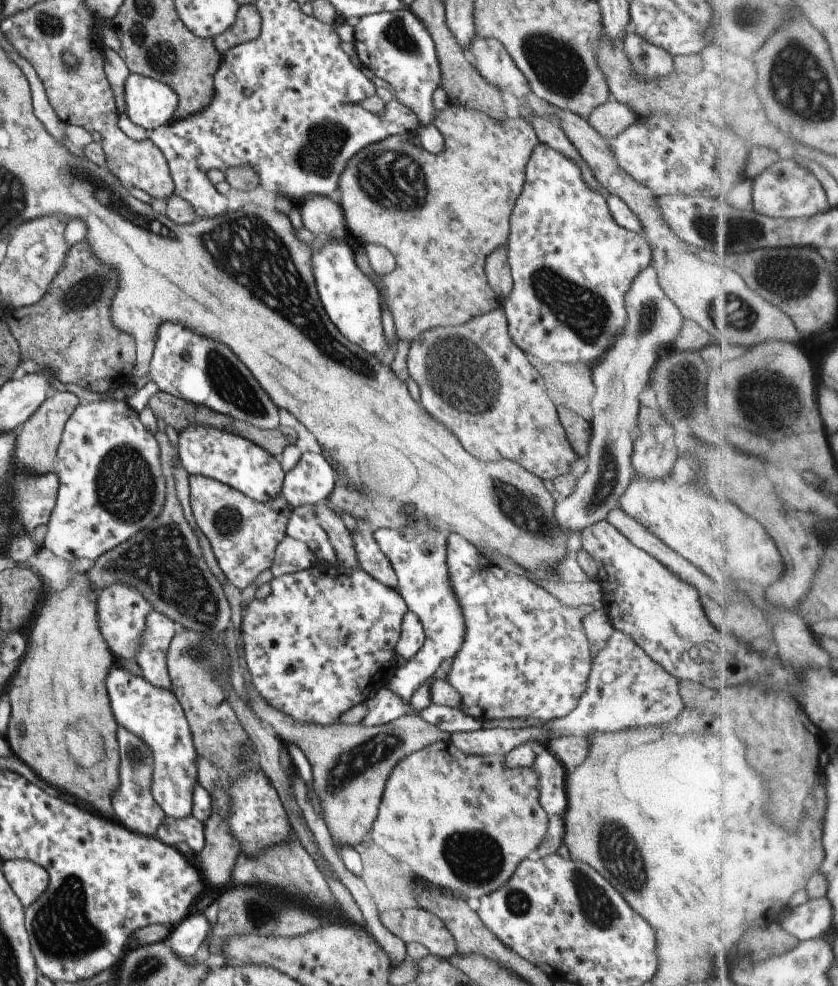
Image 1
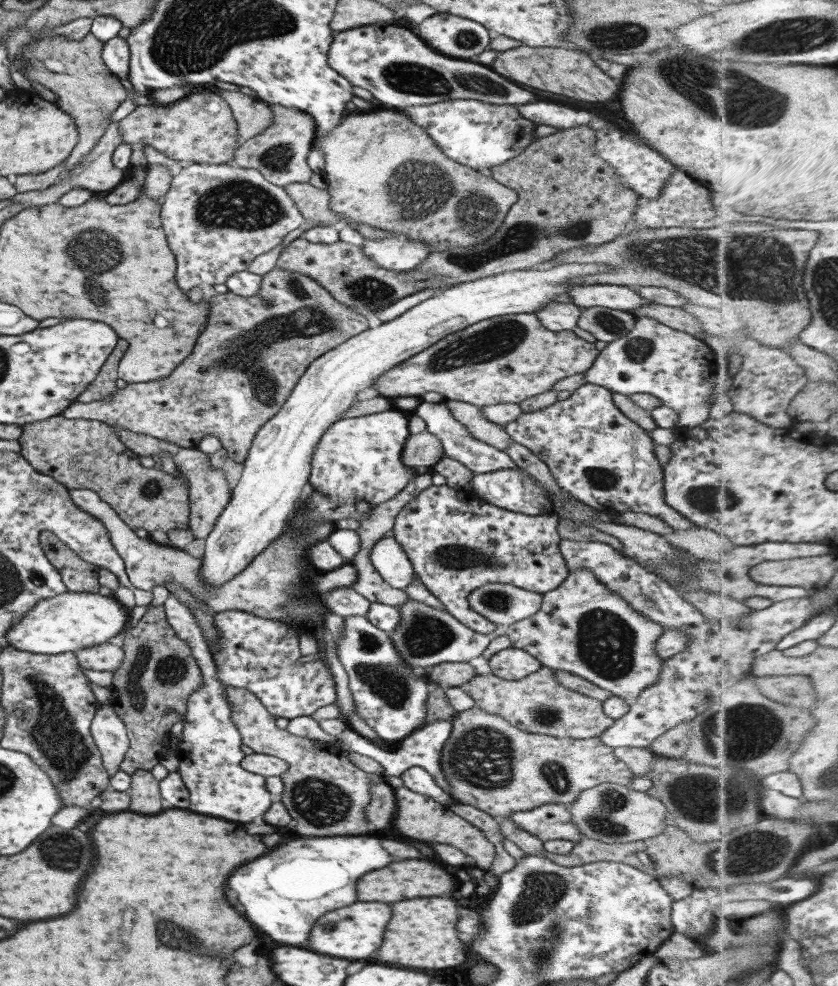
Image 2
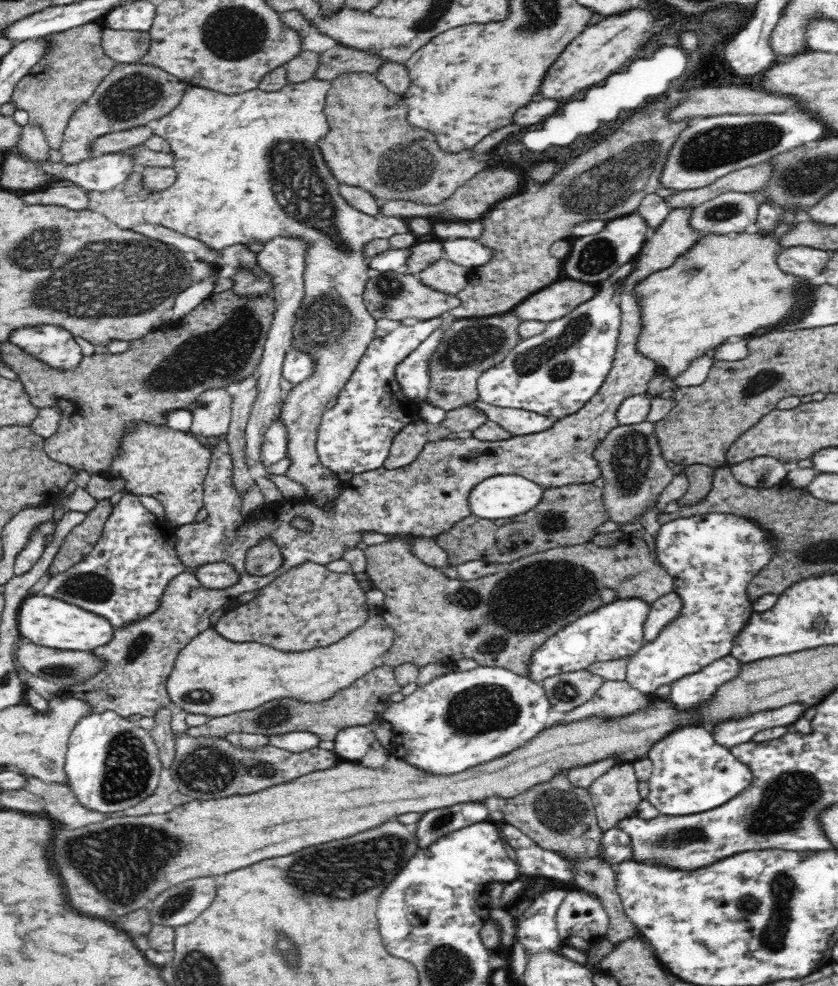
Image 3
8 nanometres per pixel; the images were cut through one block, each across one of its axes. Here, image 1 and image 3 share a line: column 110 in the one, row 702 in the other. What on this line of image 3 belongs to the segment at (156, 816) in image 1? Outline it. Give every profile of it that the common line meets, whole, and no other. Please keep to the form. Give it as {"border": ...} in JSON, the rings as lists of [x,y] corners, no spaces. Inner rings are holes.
{"border":[[[792,702],[786,707],[758,710],[736,718],[724,718],[711,726],[710,735],[720,747],[732,750],[736,746],[754,741],[753,736],[763,730],[777,726],[792,727],[802,718],[808,707],[810,704],[805,702]]]}

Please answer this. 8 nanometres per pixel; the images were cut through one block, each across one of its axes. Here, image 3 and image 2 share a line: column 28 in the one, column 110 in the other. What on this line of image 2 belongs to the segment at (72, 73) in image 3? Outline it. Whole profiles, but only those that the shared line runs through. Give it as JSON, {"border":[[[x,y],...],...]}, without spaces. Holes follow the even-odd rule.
{"border":[[[89,32],[79,40],[54,36],[31,41],[27,43],[26,50],[20,54],[20,57],[26,60],[23,77],[29,82],[37,81],[49,89],[55,95],[56,105],[65,114],[74,118],[78,139],[74,149],[64,160],[65,170],[61,172],[57,181],[67,175],[70,176],[81,158],[95,146],[106,125],[111,122],[110,114],[117,110],[120,102],[126,97],[125,88],[121,86],[120,80],[109,74],[108,68],[101,60],[102,45],[103,43]]]}

